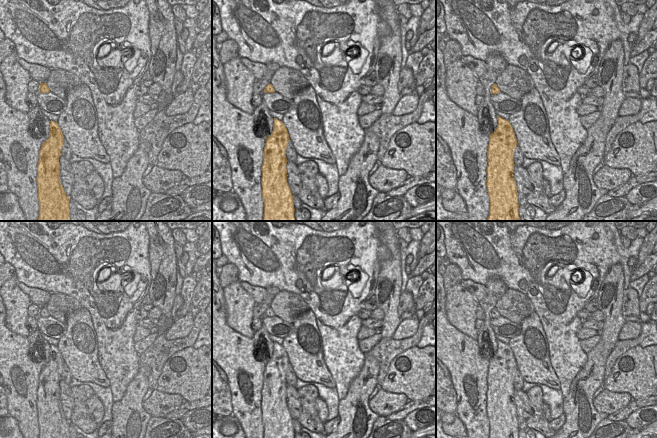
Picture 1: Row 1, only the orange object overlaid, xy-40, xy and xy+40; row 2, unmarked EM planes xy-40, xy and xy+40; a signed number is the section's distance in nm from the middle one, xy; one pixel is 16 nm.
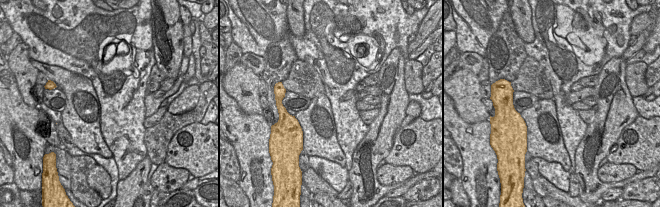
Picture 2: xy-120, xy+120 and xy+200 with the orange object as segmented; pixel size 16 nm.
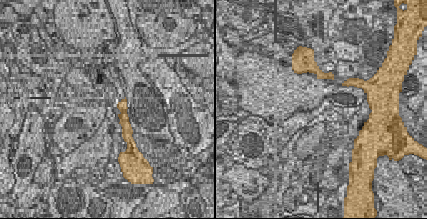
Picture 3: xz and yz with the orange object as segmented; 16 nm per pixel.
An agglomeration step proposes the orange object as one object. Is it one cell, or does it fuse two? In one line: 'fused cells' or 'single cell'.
single cell

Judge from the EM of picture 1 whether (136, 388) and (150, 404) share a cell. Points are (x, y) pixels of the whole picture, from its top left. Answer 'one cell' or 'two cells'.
two cells

